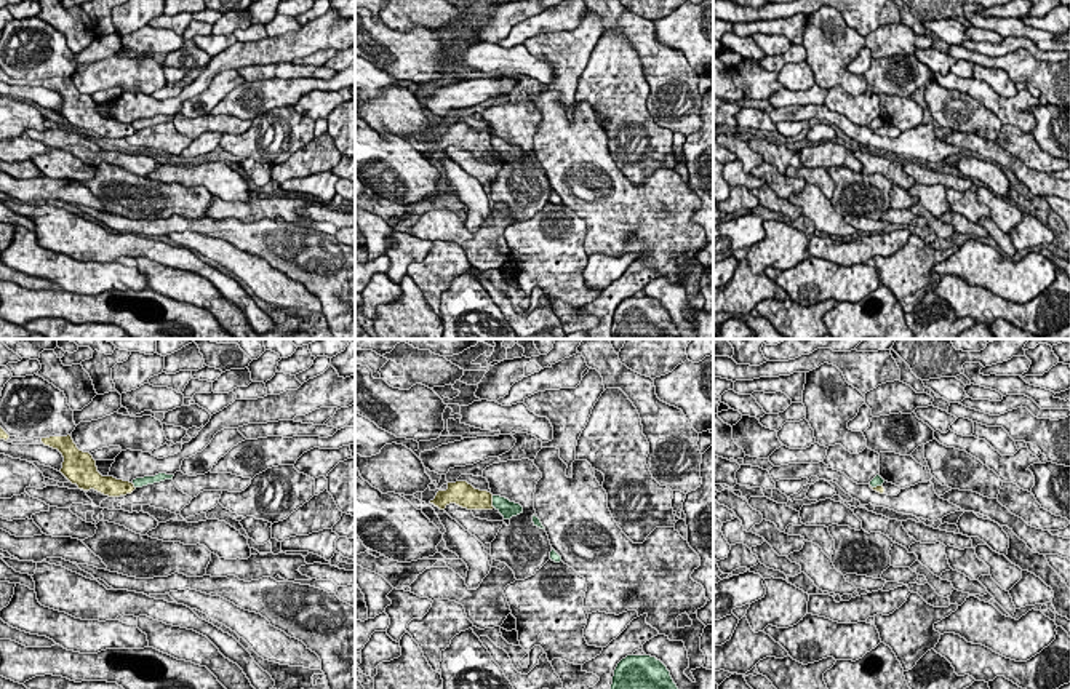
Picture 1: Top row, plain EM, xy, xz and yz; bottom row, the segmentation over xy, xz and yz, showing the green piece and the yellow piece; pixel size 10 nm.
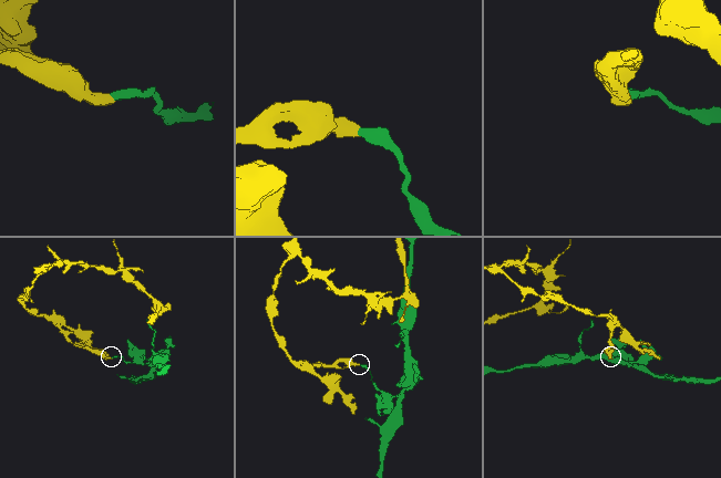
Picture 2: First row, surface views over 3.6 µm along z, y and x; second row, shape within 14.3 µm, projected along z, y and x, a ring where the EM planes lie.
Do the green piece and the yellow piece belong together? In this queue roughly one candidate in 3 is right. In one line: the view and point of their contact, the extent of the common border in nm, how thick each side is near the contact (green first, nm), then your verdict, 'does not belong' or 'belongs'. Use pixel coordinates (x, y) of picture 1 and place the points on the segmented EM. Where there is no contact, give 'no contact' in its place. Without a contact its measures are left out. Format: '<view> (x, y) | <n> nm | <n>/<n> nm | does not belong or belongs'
xz (493, 502) | 130 nm | 170/240 nm | does not belong

